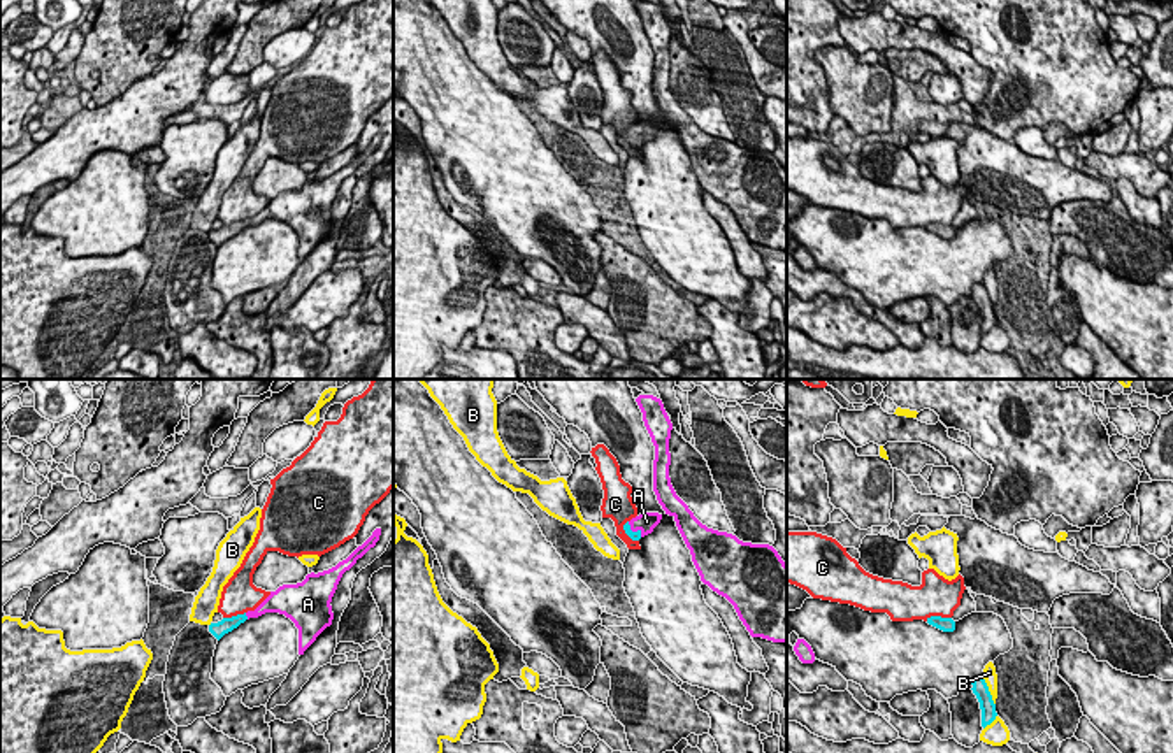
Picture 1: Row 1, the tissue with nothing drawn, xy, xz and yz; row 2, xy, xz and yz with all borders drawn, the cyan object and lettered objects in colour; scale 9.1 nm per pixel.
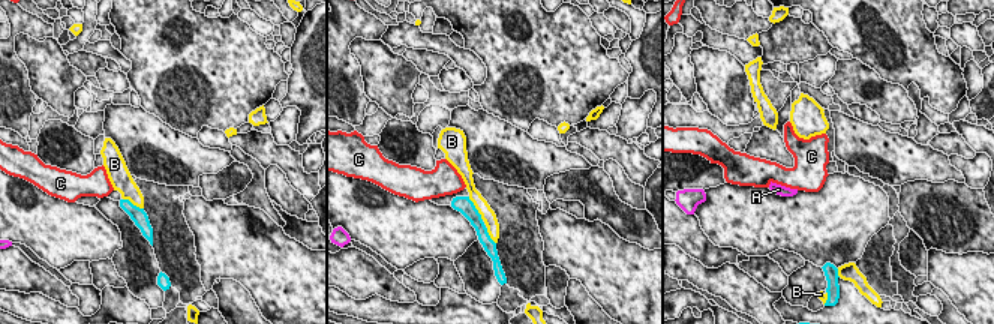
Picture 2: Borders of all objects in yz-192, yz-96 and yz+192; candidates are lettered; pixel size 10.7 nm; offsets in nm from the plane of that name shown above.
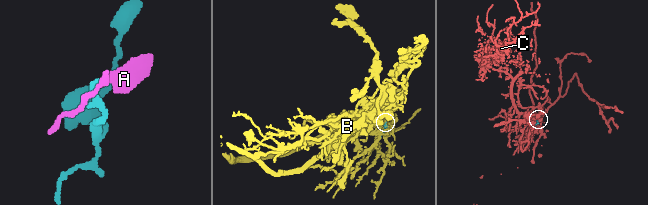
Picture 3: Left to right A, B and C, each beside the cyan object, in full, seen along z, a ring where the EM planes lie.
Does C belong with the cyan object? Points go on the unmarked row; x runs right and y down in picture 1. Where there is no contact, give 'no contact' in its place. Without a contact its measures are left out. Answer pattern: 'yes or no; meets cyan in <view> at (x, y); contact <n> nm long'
no; meets cyan in yz at (938, 223); contact 240 nm long

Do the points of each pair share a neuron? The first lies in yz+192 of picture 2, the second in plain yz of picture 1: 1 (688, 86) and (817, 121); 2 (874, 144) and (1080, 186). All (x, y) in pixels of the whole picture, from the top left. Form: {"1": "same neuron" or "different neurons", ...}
{"1": "same neuron", "2": "same neuron"}

